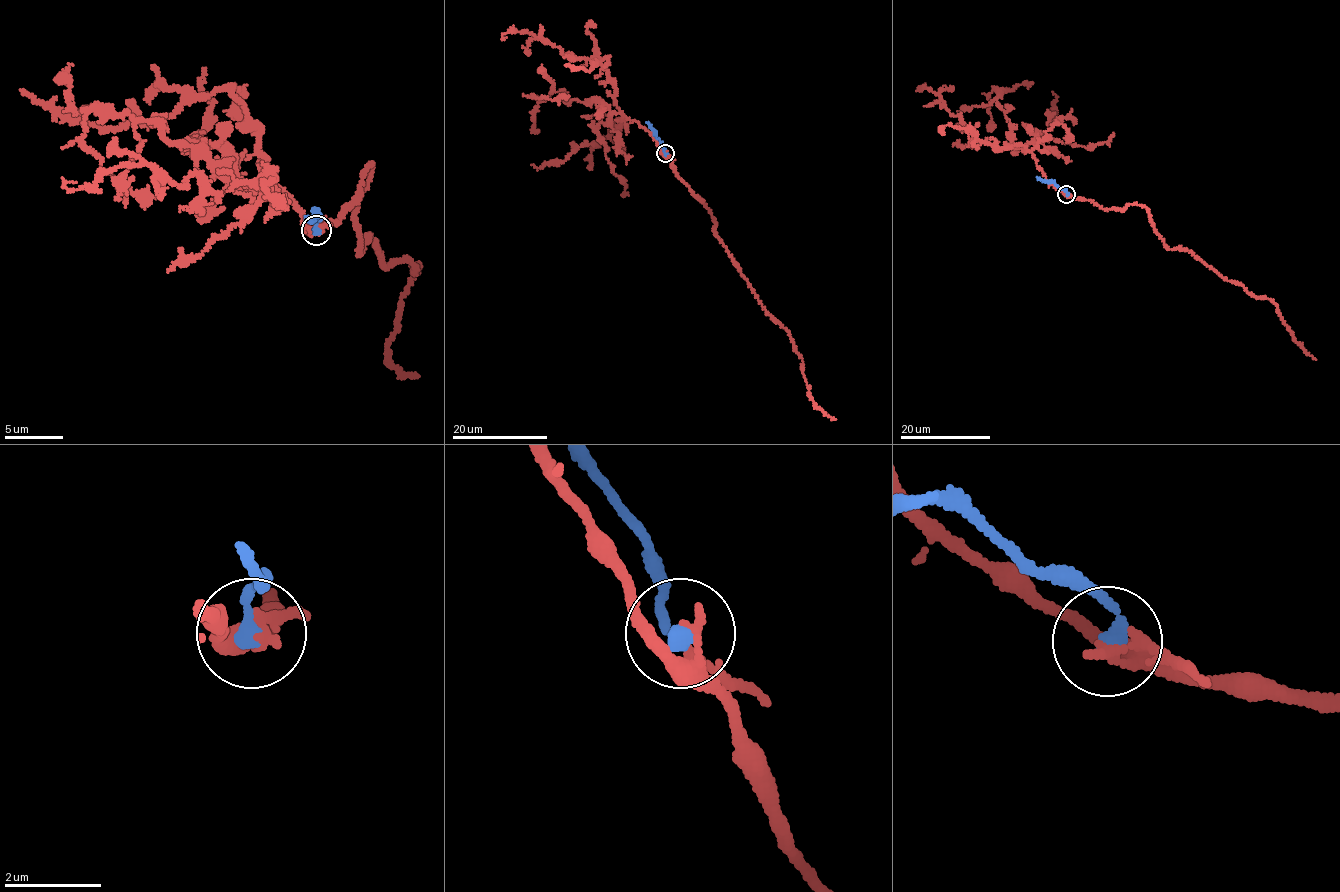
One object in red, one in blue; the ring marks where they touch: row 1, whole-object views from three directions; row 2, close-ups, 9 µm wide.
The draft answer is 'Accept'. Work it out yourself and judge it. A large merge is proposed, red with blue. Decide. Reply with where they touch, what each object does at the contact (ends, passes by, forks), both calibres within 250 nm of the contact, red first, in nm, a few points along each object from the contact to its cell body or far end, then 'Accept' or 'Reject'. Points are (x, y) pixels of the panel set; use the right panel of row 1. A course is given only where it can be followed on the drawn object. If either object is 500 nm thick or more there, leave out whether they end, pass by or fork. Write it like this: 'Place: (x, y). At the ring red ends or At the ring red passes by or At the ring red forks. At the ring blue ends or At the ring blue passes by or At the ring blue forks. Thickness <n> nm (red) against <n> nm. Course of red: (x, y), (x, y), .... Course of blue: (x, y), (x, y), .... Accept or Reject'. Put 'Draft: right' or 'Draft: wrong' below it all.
Place: (1066, 194). At the ring red ends. At the ring blue ends. Thickness 240 nm (red) against 340 nm. Course of red: (1066, 195), (1105, 209), (1144, 206), (1166, 246), (1189, 251), (1225, 278), (1271, 300), (1295, 341), (1316, 360). Course of blue: (1066, 195), (1051, 182), (1043, 181), (1036, 176). Reject
Draft: wrong

